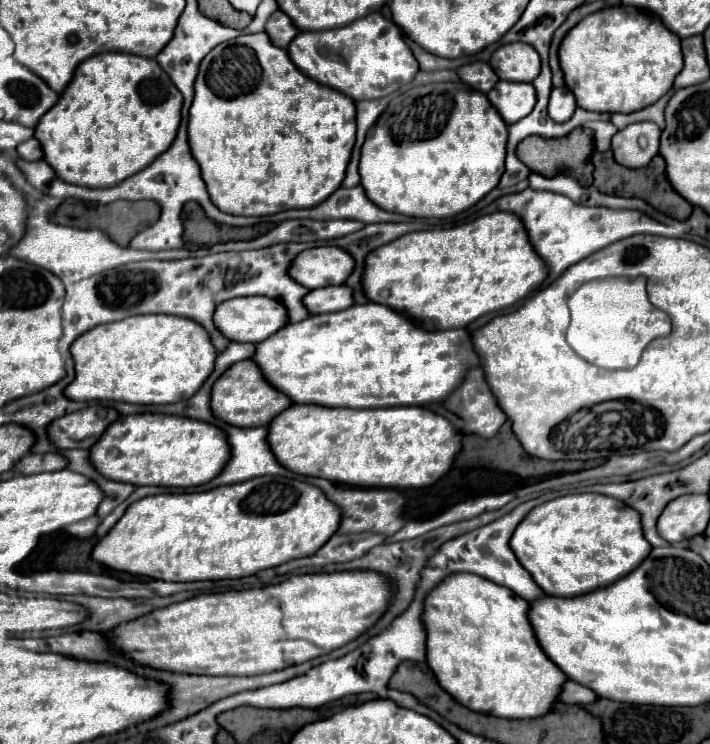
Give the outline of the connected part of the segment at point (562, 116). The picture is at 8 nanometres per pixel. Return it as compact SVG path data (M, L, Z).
M568 87L554 89L550 95L550 103L548 103L550 117L558 123L564 123L574 115L574 111L576 111L576 99L572 91Z

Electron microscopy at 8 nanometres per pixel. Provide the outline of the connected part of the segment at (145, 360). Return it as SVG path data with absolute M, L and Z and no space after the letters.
M136 315L122 321L104 323L80 335L70 351L76 363L76 379L64 391L70 399L106 399L142 405L188 401L214 371L214 361L218 357L218 351L212 345L208 331L200 323L178 315Z

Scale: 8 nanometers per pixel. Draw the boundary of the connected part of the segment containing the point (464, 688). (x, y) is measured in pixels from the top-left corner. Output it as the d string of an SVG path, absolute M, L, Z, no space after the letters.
M456 573L450 575L448 579L444 579L428 597L426 597L426 605L424 605L424 627L426 627L426 657L428 657L428 665L434 671L438 683L456 699L460 701L464 707L472 709L472 711L480 711L480 713L488 713L488 715L496 715L496 717L504 717L504 719L534 719L534 717L542 717L546 713L550 713L554 709L554 703L562 691L562 685L568 681L568 677L562 673L562 669L550 661L550 657L544 653L544 649L540 647L540 643L536 641L536 633L530 625L530 617L528 617L528 609L530 603L524 601L522 597L514 595L510 589L496 585L492 581L486 581L484 577L476 577L472 573Z

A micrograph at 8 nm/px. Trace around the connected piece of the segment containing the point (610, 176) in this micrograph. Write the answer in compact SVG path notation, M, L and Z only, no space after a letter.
M612 151L606 153L594 153L592 155L592 163L594 163L594 185L604 191L604 193L612 193L612 195L622 195L622 197L644 197L644 201L652 203L652 207L656 207L658 211L674 217L674 219L686 219L692 213L692 205L684 201L684 197L670 185L668 177L666 177L666 161L656 155L656 159L652 159L652 163L646 169L626 169L620 163L614 161Z

